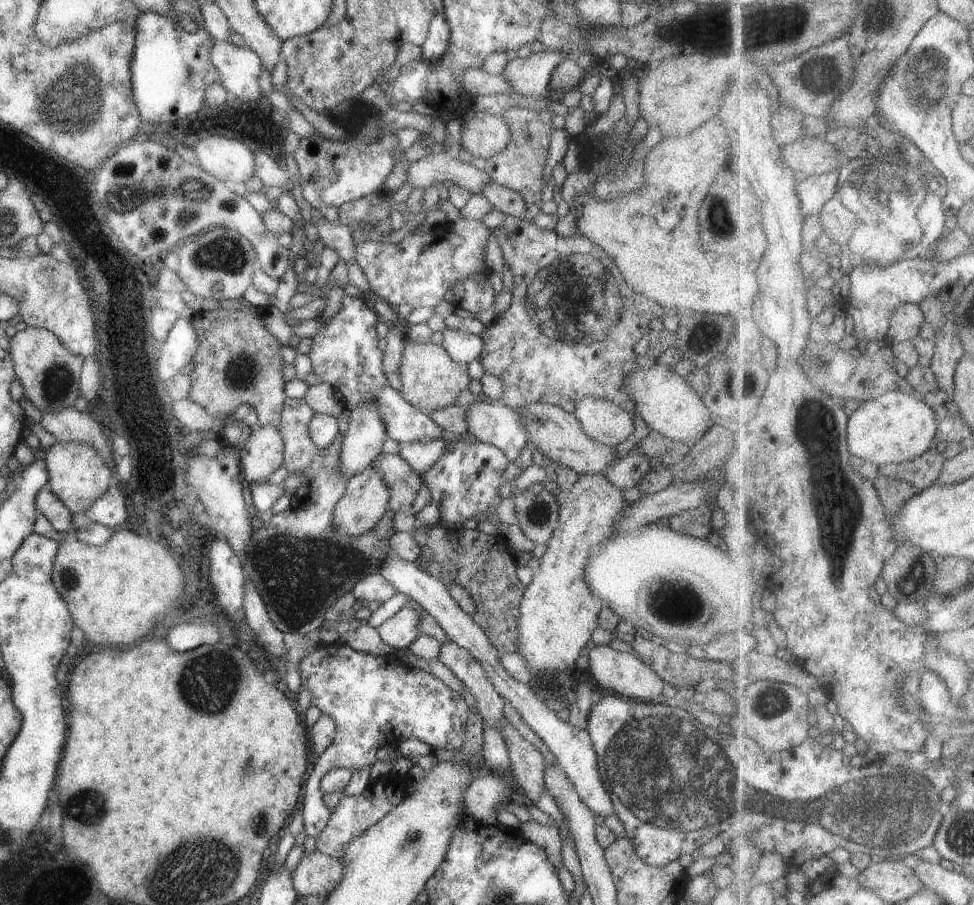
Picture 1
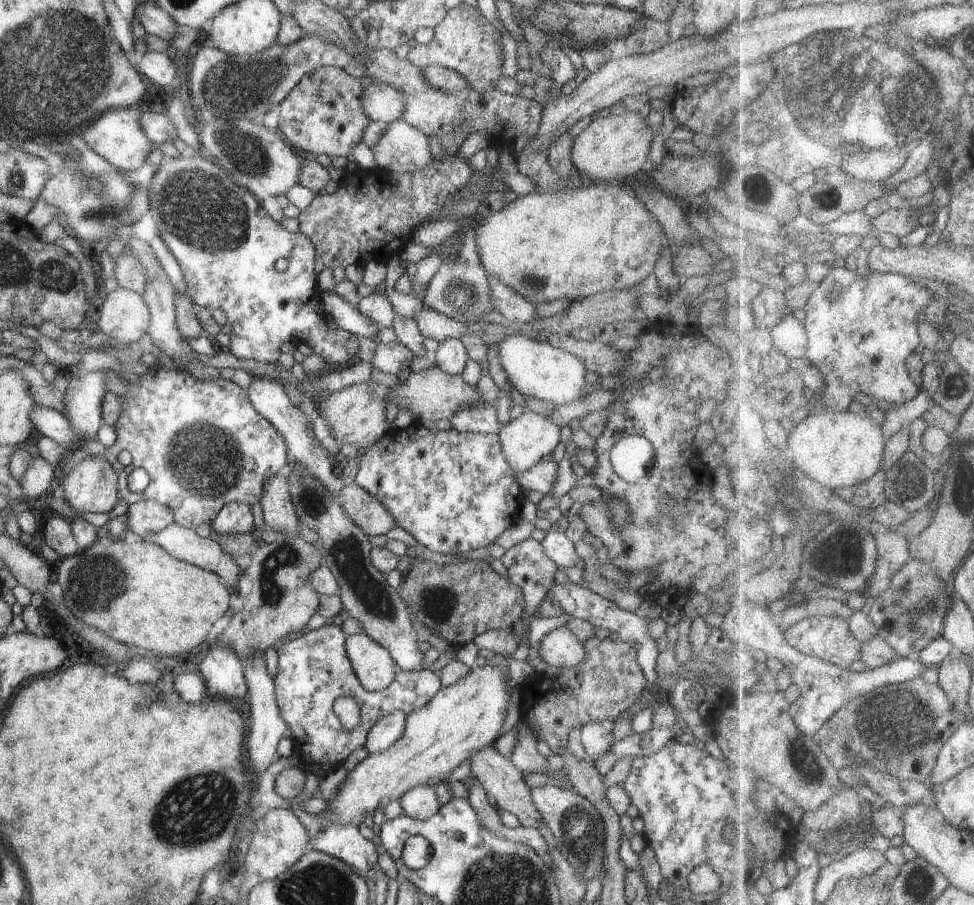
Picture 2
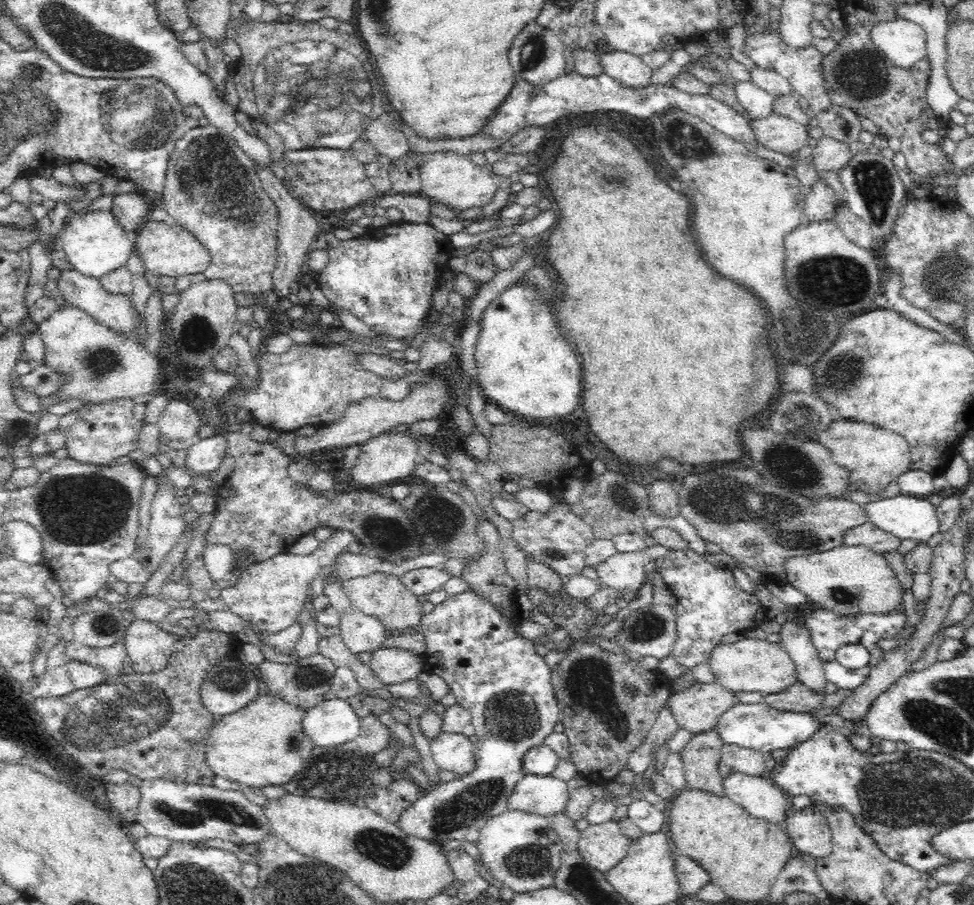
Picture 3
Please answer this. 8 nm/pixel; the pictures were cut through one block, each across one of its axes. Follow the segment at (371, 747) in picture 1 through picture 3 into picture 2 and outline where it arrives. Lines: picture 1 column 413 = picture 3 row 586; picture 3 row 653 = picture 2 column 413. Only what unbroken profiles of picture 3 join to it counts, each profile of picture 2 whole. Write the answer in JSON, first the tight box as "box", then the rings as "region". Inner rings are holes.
{"box":[273,626,443,776],"region":[[[322,626],[318,630],[304,631],[296,640],[283,643],[278,647],[278,674],[273,678],[275,683],[275,696],[281,718],[288,724],[295,744],[294,755],[304,762],[305,770],[318,776],[325,776],[333,768],[340,766],[352,752],[365,747],[368,733],[372,727],[384,716],[396,711],[405,715],[423,708],[443,688],[438,673],[429,669],[421,672],[402,671],[395,676],[395,680],[386,689],[380,691],[366,691],[356,680],[353,667],[345,652],[345,639],[347,636],[339,626]],[[339,697],[351,697],[360,706],[360,723],[348,731],[342,722],[332,712],[332,705]]]}

